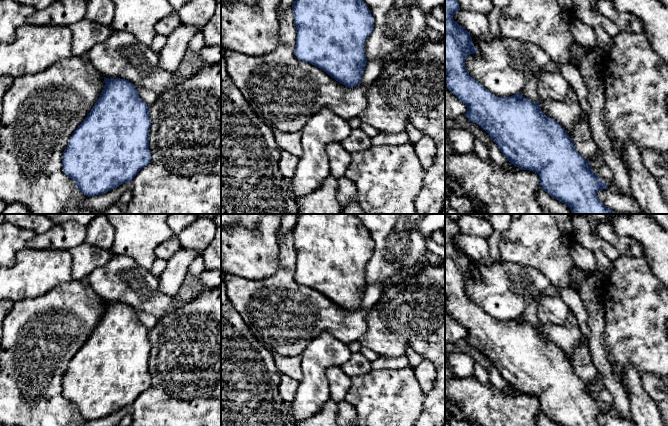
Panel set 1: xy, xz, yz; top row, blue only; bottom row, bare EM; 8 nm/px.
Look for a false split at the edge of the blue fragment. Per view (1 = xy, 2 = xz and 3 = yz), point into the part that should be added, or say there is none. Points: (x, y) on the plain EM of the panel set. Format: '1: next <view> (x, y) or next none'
1: next none
2: next none
3: next none

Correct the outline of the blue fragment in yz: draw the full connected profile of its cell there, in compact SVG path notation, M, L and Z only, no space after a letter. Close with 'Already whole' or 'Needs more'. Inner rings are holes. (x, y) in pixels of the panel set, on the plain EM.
M445 214L446 307L448 313L466 329L465 341L488 357L511 388L537 397L541 413L554 423L560 426L601 426L597 416L608 413L607 408L593 397L590 386L577 376L564 352L541 335L539 326L523 321L520 316L509 321L497 321L469 299L465 283L476 278L477 272L472 268L470 257L453 243L459 234L457 222Z. Already whole

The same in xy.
M106 301L104 306L99 323L70 361L62 381L63 396L75 405L76 413L88 421L131 406L151 385L149 330L140 322L135 308Z. Already whole

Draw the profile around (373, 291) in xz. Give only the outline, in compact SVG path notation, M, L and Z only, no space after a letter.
M368 284L361 302L361 308L372 308L379 301L382 291L383 287L381 284Z

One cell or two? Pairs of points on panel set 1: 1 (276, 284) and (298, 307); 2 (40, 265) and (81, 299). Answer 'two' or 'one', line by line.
1: one
2: two

